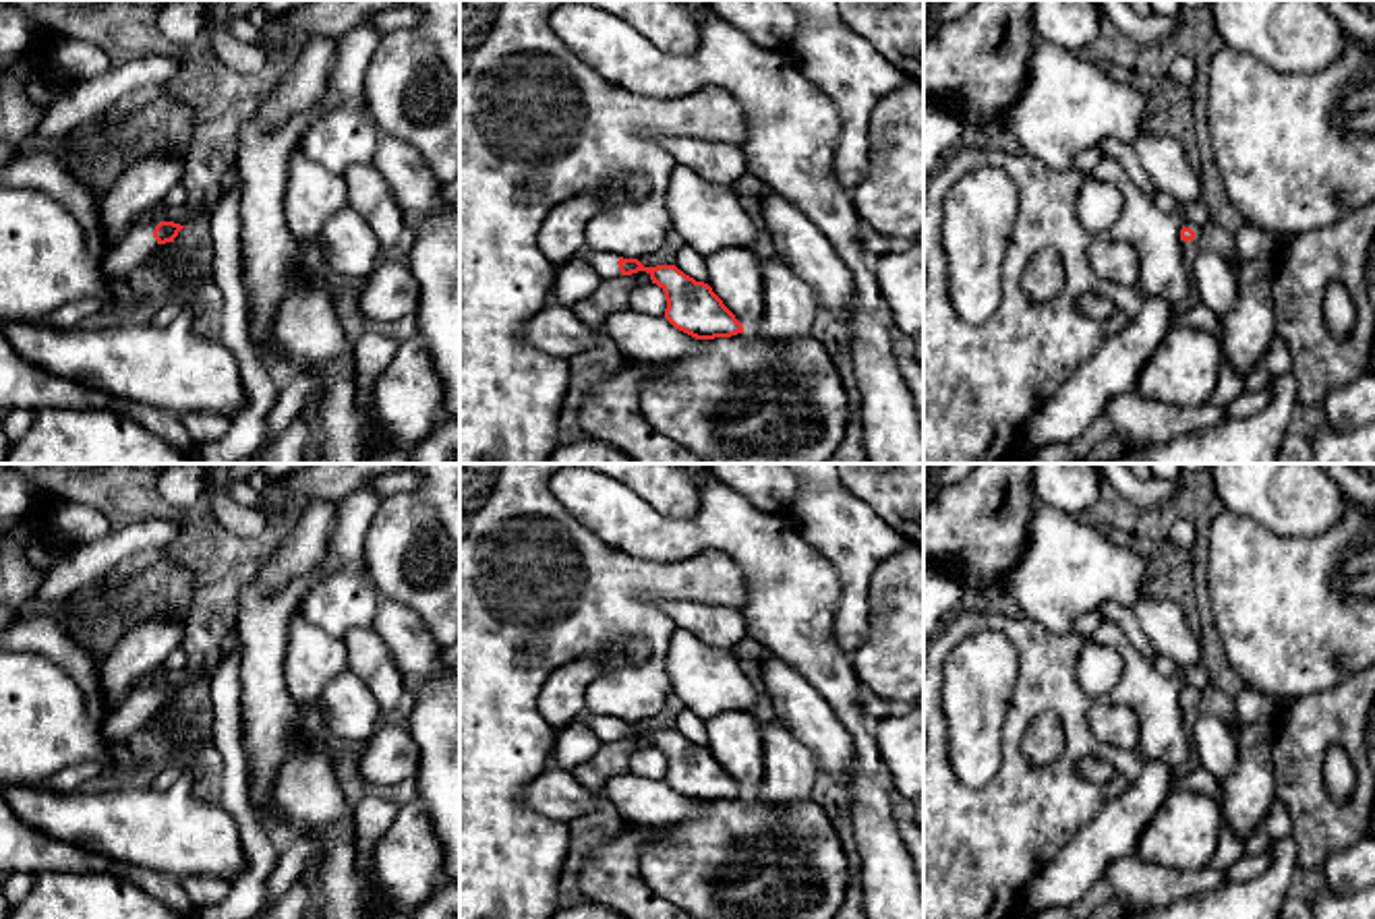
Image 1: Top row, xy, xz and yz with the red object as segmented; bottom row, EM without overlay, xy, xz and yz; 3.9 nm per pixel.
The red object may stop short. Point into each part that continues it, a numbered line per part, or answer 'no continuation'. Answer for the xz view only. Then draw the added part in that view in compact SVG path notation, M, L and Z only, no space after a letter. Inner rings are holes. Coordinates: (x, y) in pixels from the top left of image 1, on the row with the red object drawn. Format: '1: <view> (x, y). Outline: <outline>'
1: xz (605, 265). Outline: M584 248L580 257L588 261L601 277L621 275L619 265L617 265L619 261L617 255L603 255L603 253Z

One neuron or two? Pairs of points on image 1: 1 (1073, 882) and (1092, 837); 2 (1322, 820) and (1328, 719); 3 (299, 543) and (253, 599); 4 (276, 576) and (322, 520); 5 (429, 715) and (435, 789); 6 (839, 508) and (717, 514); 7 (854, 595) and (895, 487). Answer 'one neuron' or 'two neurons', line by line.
1: one neuron
2: one neuron
3: two neurons
4: one neuron
5: one neuron
6: two neurons
7: two neurons

